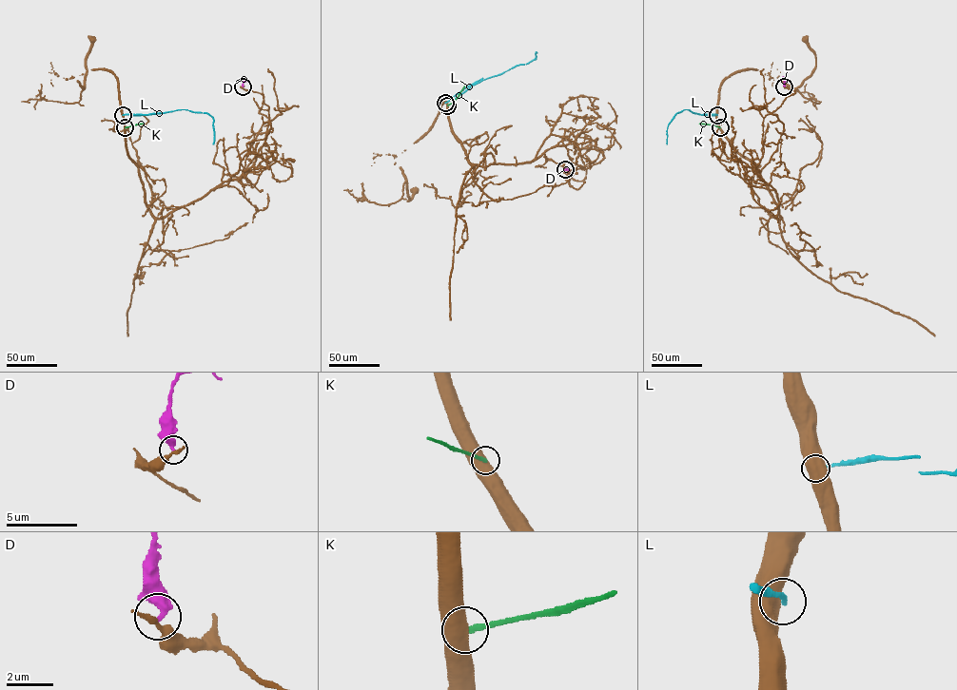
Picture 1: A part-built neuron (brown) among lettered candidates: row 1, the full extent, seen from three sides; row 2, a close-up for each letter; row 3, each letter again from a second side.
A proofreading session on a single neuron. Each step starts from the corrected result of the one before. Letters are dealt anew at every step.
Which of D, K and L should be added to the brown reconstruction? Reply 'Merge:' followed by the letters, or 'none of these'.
Merge: none of these

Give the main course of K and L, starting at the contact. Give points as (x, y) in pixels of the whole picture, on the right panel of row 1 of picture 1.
K: (720, 127), (699, 124)
L: (717, 115), (700, 114), (686, 109), (677, 113), (668, 125), (667, 143)

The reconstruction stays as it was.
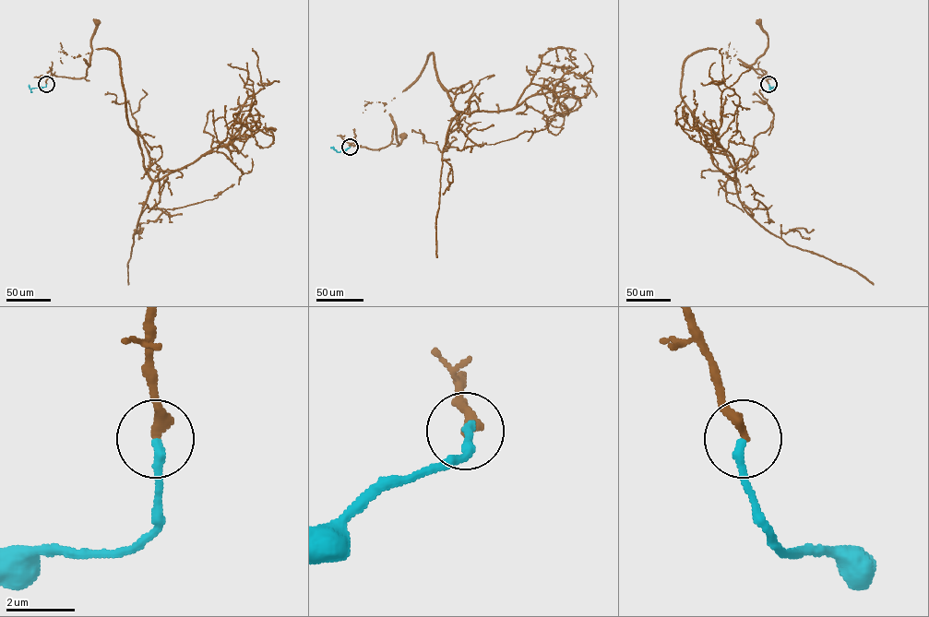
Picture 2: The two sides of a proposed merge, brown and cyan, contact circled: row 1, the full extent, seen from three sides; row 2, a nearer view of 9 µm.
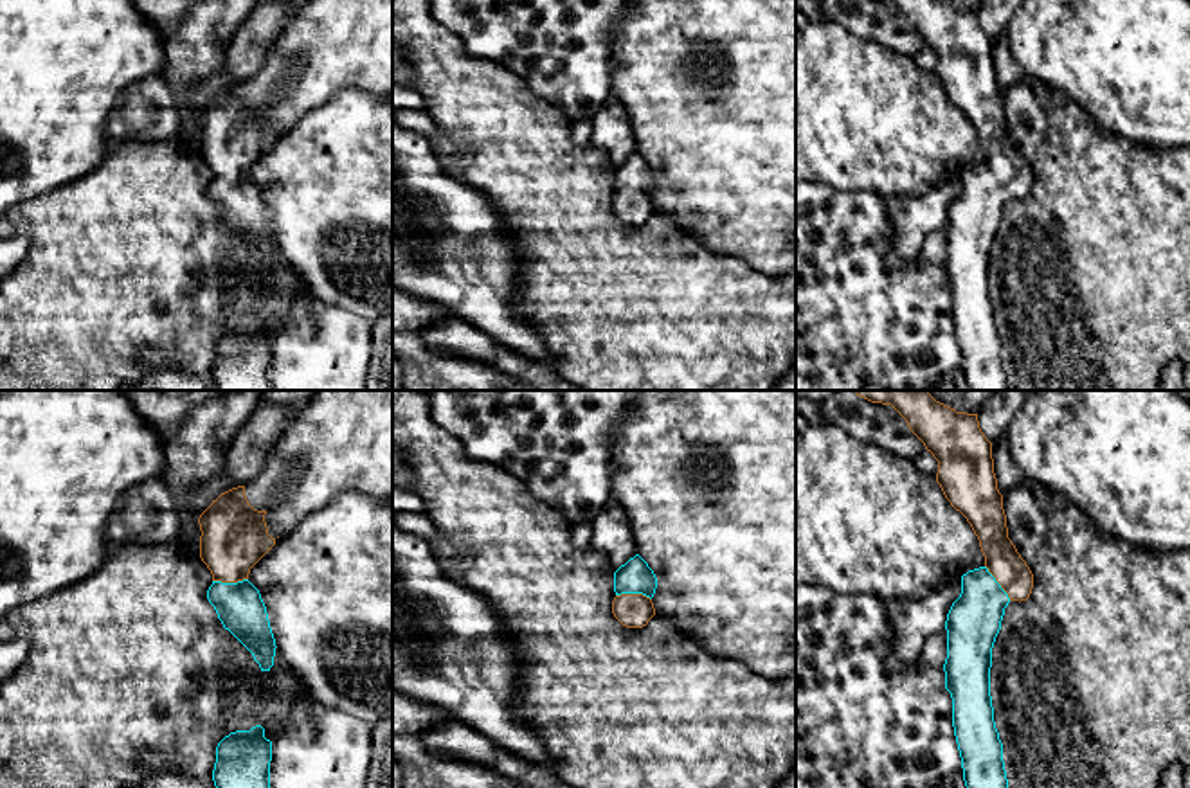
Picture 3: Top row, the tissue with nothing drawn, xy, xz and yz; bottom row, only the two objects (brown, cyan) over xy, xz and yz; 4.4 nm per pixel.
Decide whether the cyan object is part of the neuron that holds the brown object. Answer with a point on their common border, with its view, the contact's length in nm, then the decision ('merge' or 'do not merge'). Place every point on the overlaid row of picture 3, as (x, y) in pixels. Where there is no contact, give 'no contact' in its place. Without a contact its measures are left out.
xy (229, 582) | 160 nm | merge

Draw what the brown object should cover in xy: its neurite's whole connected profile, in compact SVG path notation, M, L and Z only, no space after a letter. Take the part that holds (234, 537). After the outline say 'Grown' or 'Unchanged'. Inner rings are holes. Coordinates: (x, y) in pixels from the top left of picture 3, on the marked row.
M245 486L221 493L200 515L200 558L212 574L207 599L223 628L270 671L275 639L259 590L248 581L250 569L275 545L265 522L266 511L254 509Z. Grown

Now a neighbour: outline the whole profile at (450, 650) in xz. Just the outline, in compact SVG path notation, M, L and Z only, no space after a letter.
M392 513L392 691L448 711L455 721L488 736L527 763L553 772L553 759L542 736L513 714L522 689L520 671L517 640L504 630L502 615L479 592L445 576L430 543L400 529Z

